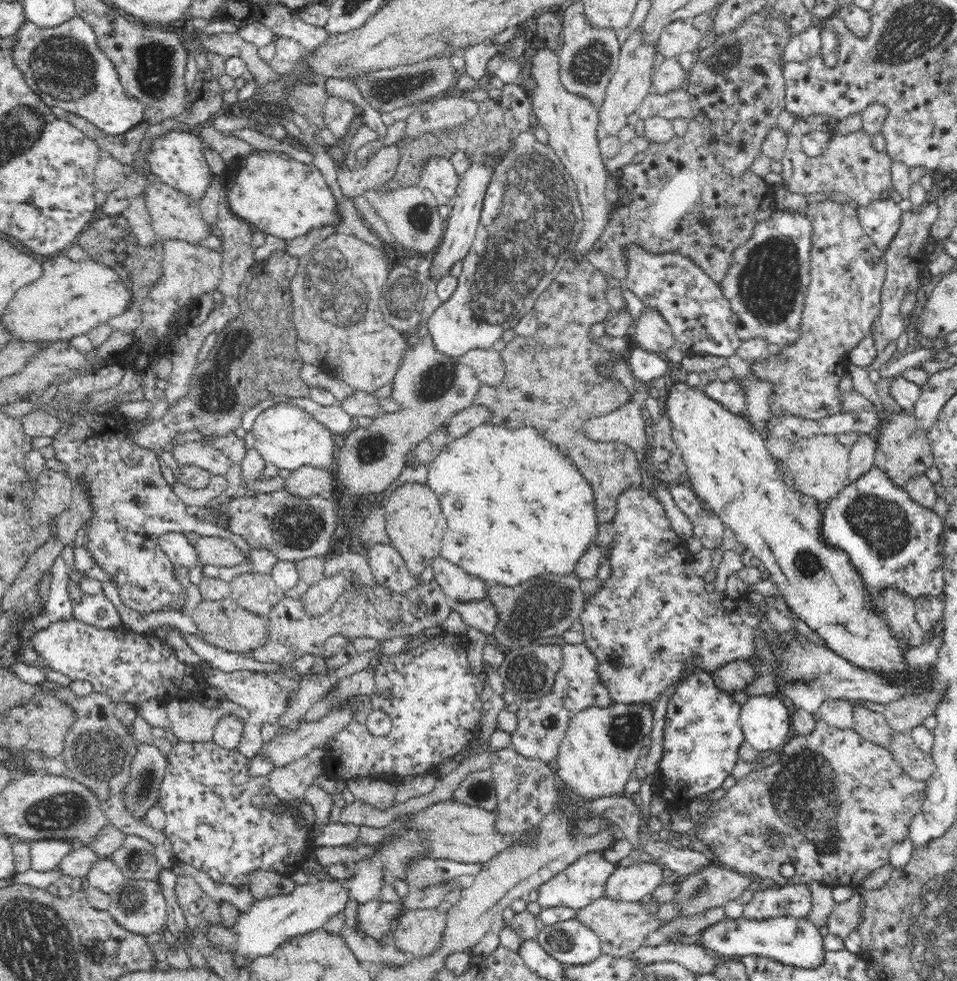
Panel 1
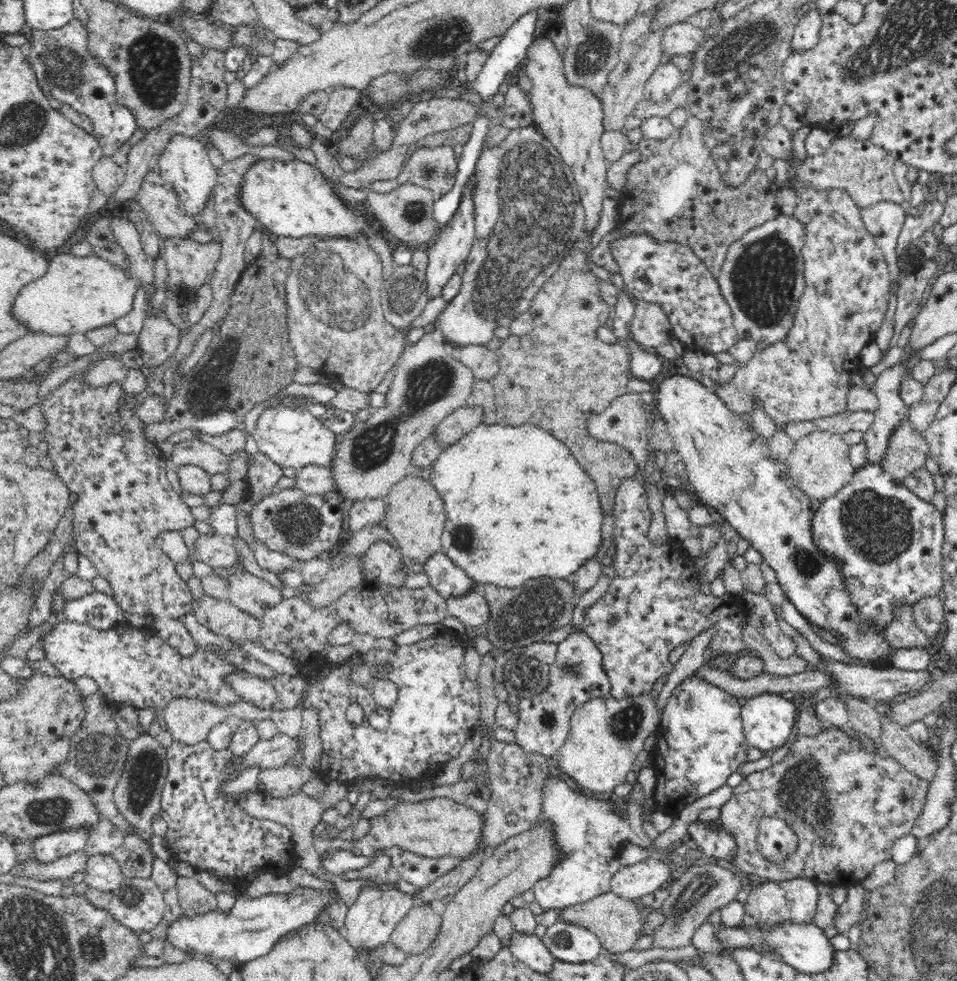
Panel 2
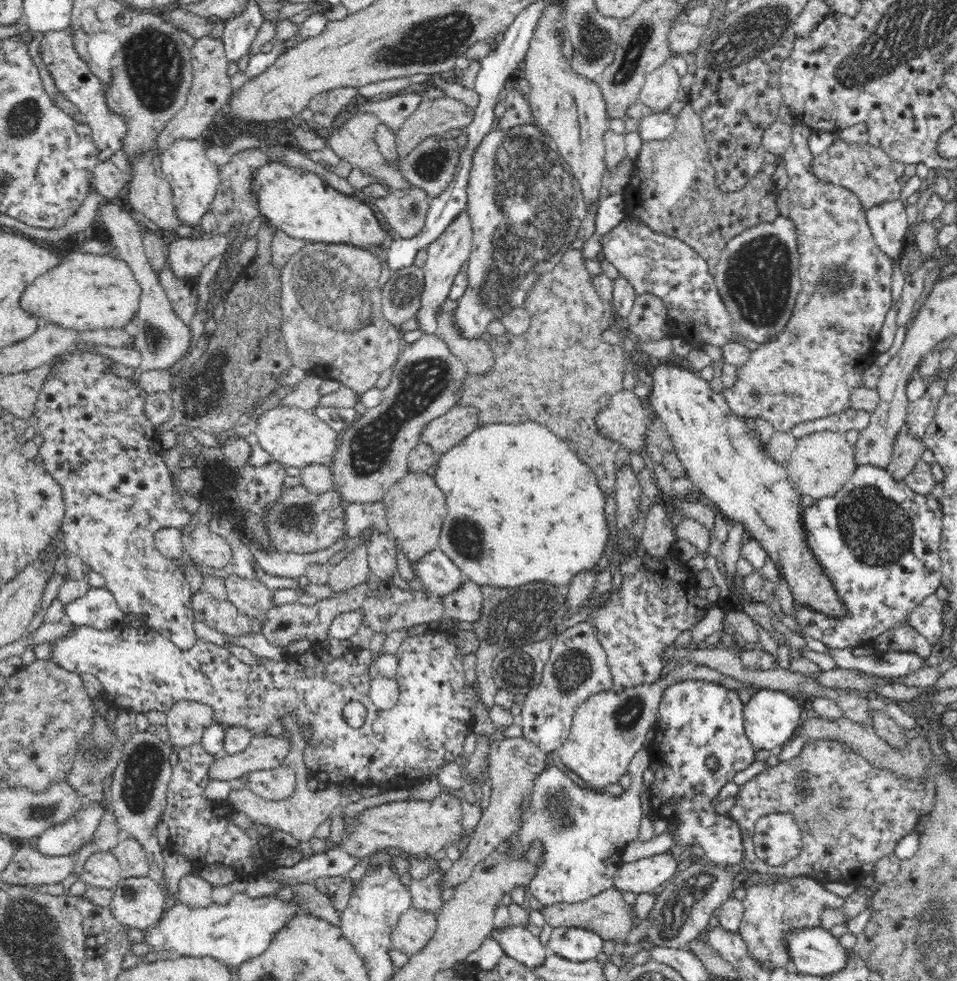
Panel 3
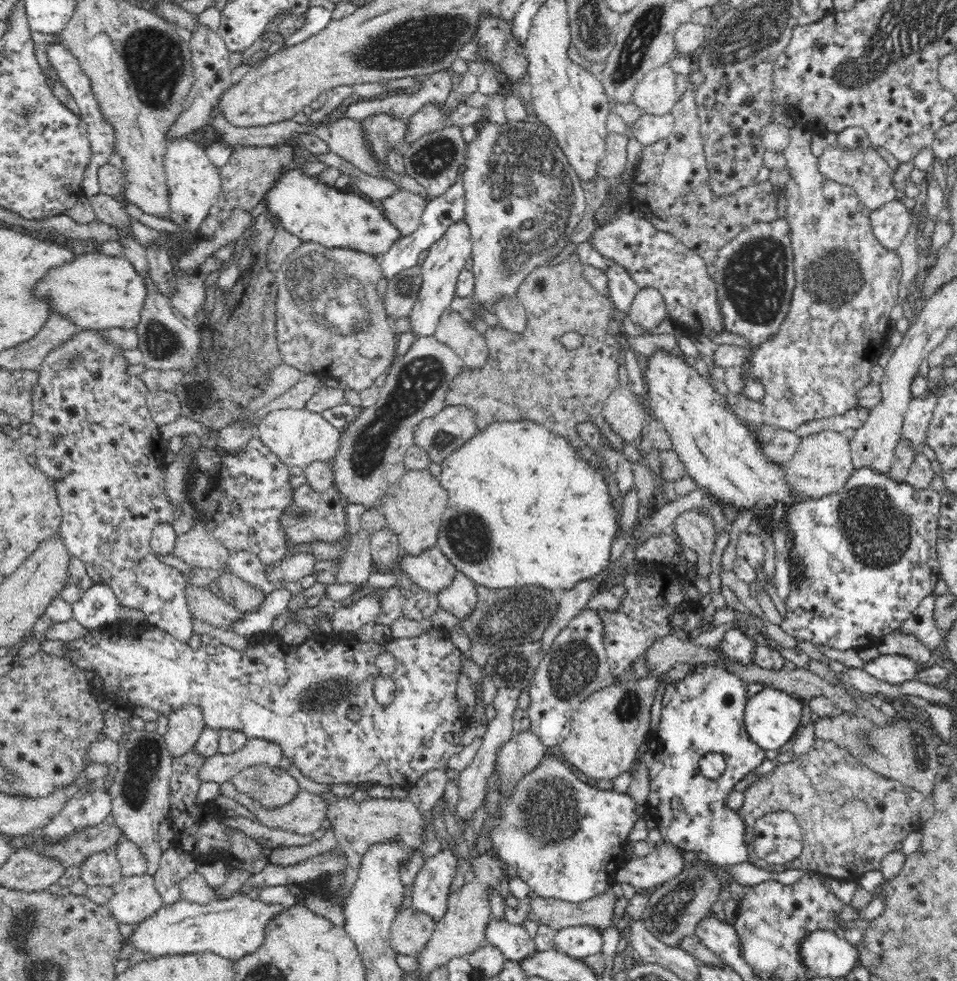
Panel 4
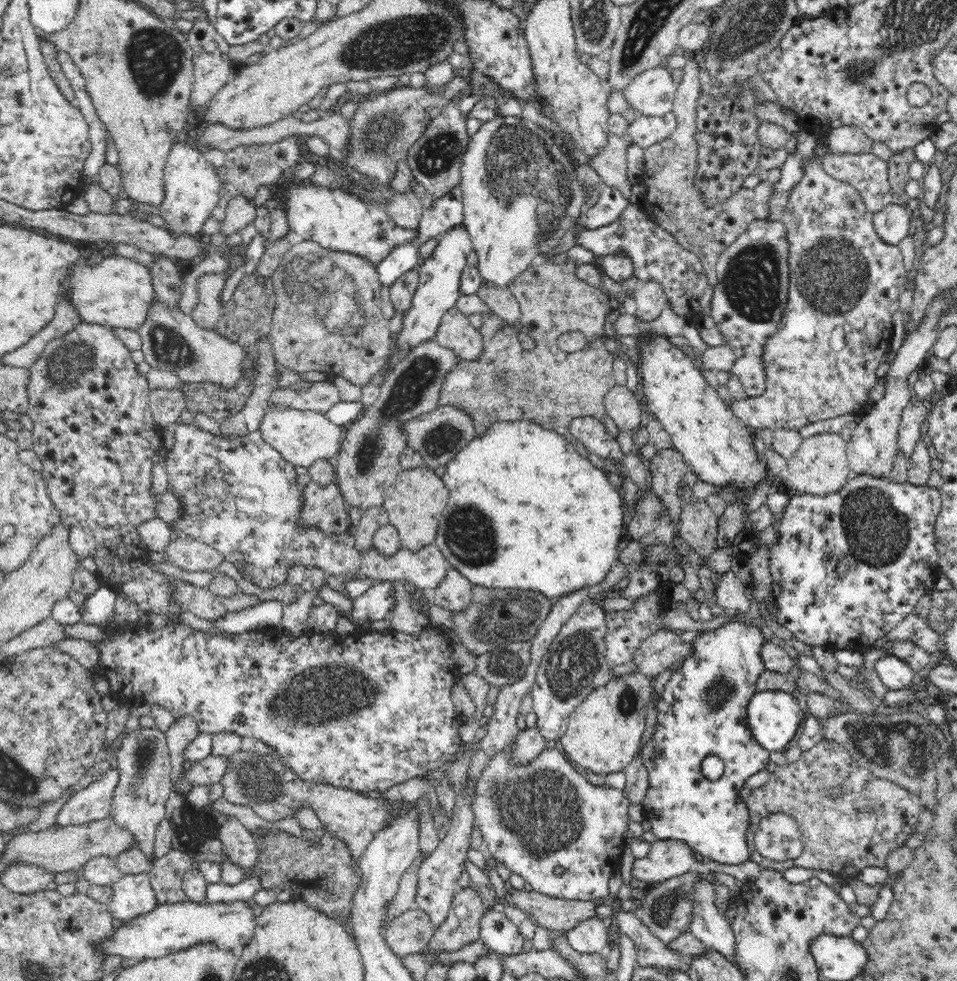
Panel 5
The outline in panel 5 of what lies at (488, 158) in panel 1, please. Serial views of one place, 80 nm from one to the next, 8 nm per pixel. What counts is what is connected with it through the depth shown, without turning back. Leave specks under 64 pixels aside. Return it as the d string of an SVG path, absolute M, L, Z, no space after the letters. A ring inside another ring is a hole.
M464 224L448 229L438 238L432 255L417 268L419 283L412 299L412 306L403 315L403 329L398 336L398 350L412 350L416 344L433 340L446 310L456 304L460 294L460 280L467 266L468 254L473 244L469 231Z

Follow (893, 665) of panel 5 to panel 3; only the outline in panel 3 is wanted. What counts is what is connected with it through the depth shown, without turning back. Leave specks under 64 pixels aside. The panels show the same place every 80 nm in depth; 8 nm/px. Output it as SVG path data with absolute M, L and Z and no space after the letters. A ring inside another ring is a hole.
M826 648L826 653L840 669L858 670L878 678L904 677L926 667L926 659L910 651L883 651L869 656L855 656L850 648Z

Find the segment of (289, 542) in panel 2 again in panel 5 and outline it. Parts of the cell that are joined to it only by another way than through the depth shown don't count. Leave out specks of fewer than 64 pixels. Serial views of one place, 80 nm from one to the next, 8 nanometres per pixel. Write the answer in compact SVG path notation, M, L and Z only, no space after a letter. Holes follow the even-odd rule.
M311 480L302 489L296 524L298 529L318 529L326 536L350 533L347 508L336 482L322 487Z

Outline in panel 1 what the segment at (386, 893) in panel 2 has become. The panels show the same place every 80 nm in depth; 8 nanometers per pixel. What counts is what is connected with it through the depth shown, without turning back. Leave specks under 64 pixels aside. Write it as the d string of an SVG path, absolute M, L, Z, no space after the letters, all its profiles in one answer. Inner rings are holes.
M374 899L361 904L357 914L359 930L378 941L384 932L390 930L392 918L400 910L402 910L400 900L398 902L380 902L380 899Z

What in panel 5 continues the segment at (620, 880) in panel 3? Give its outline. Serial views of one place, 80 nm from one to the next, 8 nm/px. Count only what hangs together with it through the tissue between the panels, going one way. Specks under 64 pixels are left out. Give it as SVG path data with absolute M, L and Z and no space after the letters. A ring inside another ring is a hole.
M660 840L651 844L646 857L634 859L631 875L648 889L686 872L706 873L709 866L694 859L695 852L678 840Z

